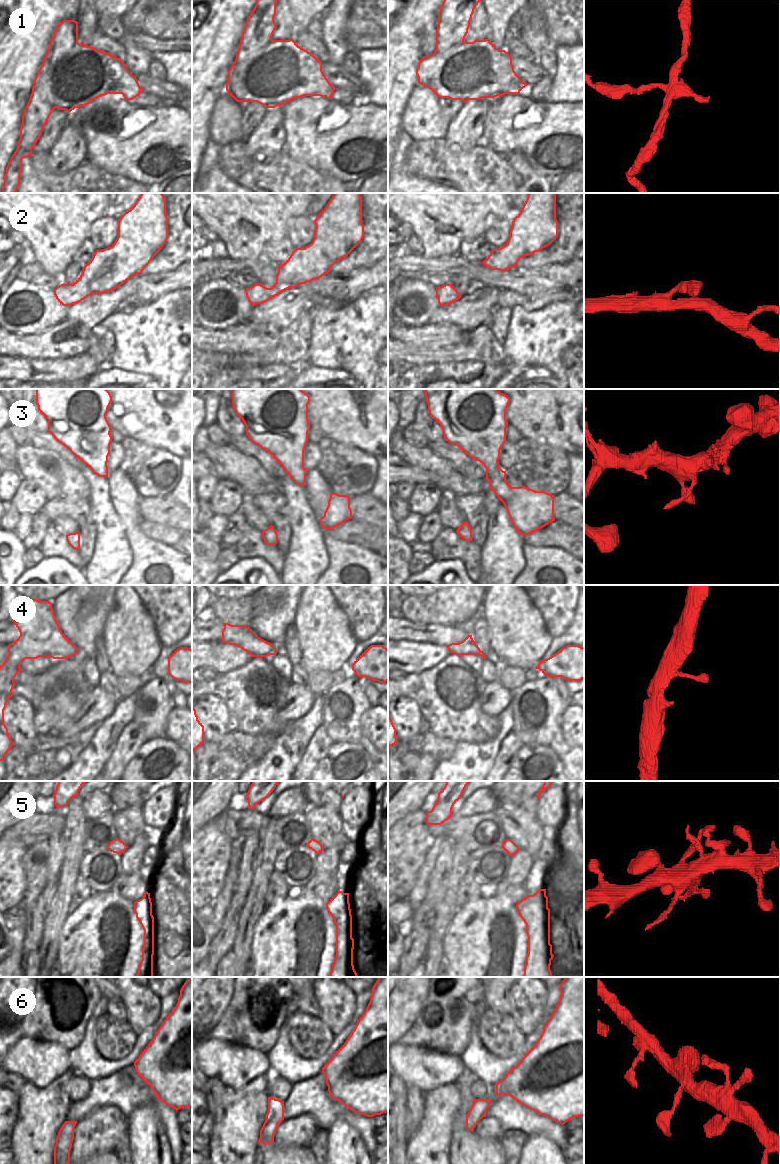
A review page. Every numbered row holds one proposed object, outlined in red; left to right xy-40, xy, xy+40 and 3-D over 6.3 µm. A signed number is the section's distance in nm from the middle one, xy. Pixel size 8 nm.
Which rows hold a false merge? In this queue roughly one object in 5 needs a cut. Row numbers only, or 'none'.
1

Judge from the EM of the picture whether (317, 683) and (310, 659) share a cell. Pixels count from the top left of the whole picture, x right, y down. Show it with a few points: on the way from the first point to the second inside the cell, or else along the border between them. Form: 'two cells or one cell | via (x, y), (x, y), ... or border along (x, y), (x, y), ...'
two cells | border along (331, 672), (310, 671), (308, 673)

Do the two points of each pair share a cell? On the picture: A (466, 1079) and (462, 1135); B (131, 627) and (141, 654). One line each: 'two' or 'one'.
A: one
B: one

